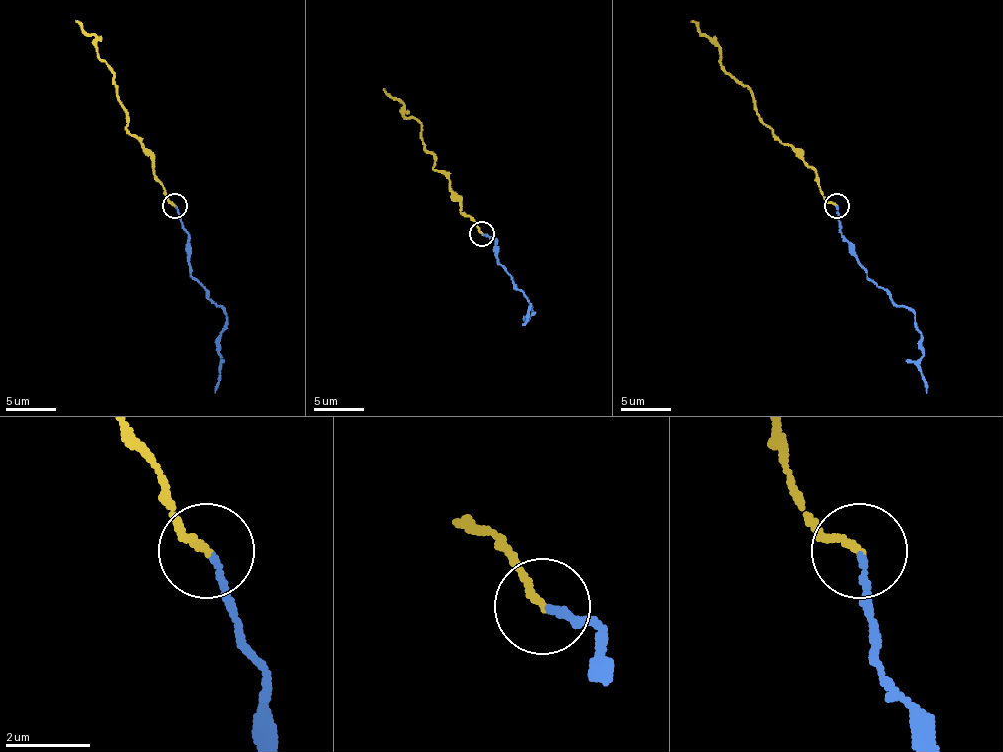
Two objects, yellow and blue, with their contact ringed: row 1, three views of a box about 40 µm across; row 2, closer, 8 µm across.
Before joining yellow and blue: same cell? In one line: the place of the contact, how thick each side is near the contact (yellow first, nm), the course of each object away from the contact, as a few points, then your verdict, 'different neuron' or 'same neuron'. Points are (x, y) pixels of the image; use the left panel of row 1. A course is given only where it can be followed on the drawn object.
at (174, 205); 170 nm thick on the yellow side, 140 nm on the other; yellow runs (175, 205), (152, 169), (152, 157), (127, 129), (114, 73), (102, 60), (96, 38), (76, 20); blue runs (175, 205), (188, 238), (190, 275), (226, 313), (226, 326), (218, 336), (220, 372), (215, 392); same neuron

